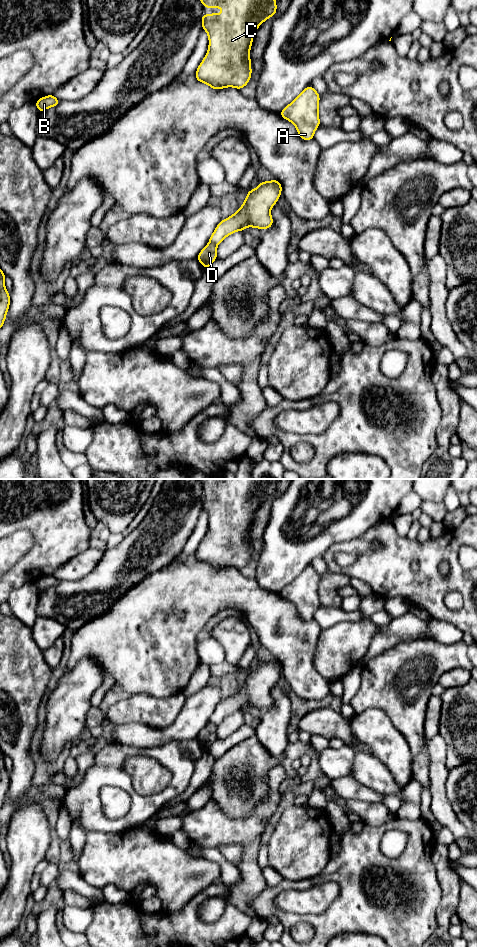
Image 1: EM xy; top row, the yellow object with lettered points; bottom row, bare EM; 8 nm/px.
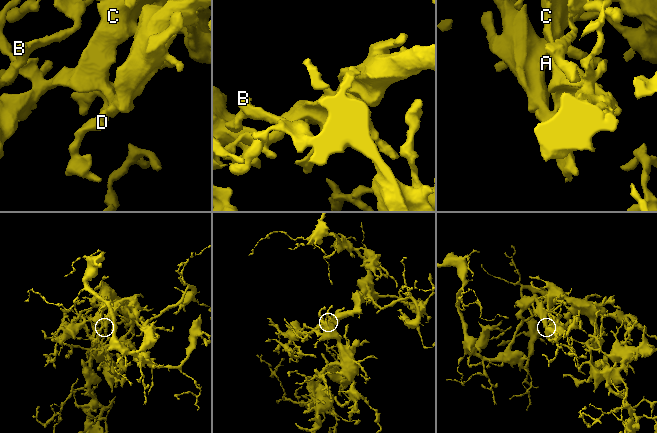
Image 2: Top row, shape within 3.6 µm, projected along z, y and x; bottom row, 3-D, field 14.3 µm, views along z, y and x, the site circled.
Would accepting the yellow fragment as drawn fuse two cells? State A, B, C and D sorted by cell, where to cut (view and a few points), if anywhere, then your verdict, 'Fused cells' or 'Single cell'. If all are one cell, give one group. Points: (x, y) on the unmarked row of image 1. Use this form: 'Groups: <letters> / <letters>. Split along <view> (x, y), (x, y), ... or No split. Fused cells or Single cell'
Groups: A / B C D. Split along xy (209, 721), (216, 725). Fused cells

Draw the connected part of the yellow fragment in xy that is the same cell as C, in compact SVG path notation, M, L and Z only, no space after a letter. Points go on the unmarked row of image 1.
M199 479L205 488L221 487L222 494L203 494L202 509L208 514L208 531L199 544L196 561L209 565L214 570L234 567L244 568L252 555L249 538L252 521L258 507L272 496L276 496L275 479Z

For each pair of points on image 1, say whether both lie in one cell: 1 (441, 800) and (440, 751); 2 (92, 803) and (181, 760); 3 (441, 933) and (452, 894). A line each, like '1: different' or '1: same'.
1: same
2: same
3: same

